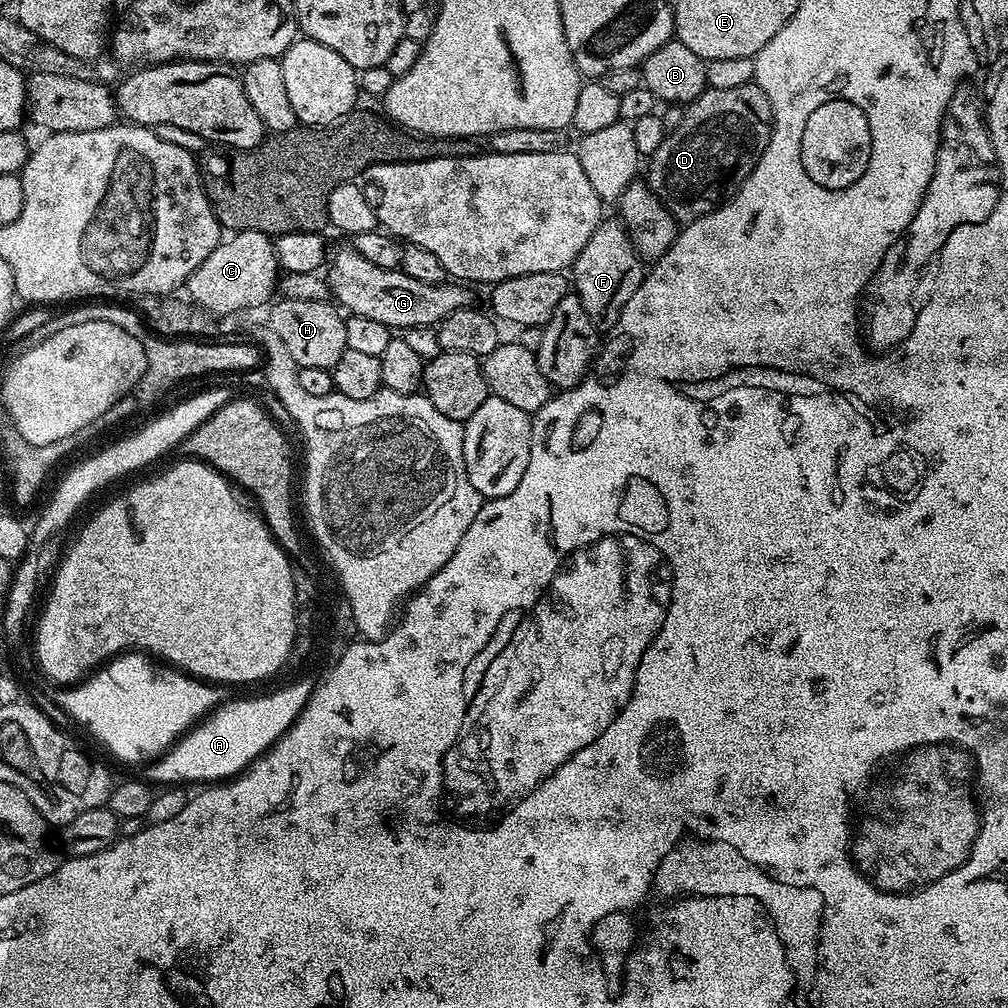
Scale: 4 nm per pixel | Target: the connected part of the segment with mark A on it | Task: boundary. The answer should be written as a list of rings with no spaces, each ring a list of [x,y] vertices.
[[[302,678],[297,684],[285,683],[286,691],[272,698],[253,695],[252,700],[229,699],[185,732],[167,752],[151,761],[147,765],[147,779],[153,785],[160,784],[156,786],[189,786],[195,780],[223,782],[245,771],[300,717],[310,698],[311,681]]]

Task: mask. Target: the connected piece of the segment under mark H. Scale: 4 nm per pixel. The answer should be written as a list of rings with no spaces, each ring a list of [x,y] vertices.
[[[280,298],[268,310],[268,320],[272,323],[269,324],[270,330],[274,334],[278,334],[278,338],[282,338],[282,342],[286,345],[286,350],[290,350],[290,358],[294,358],[297,368],[318,366],[331,370],[338,362],[338,358],[342,358],[342,354],[348,349],[345,317],[335,303],[328,300],[302,302],[301,300]]]

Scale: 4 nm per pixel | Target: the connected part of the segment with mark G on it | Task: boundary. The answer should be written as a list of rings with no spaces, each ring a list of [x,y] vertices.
[[[351,246],[338,249],[333,256],[331,253],[326,264],[326,279],[331,295],[341,309],[349,308],[347,311],[353,316],[374,318],[374,322],[382,322],[393,330],[439,325],[451,312],[469,303],[459,283],[418,282],[418,278],[410,278],[402,270],[374,266],[374,262],[362,258],[362,254],[358,254],[358,250]]]

